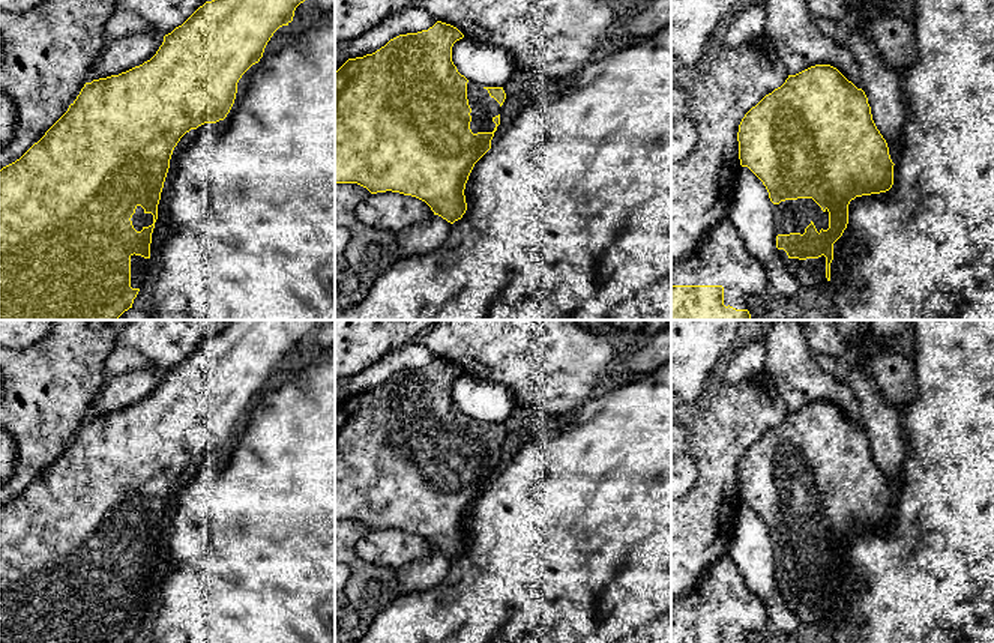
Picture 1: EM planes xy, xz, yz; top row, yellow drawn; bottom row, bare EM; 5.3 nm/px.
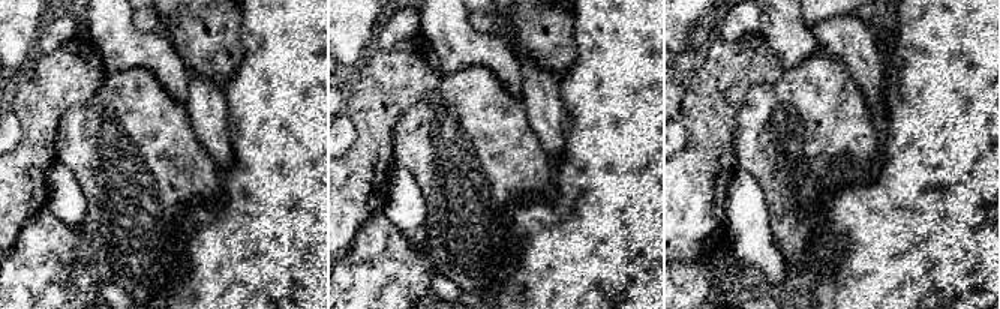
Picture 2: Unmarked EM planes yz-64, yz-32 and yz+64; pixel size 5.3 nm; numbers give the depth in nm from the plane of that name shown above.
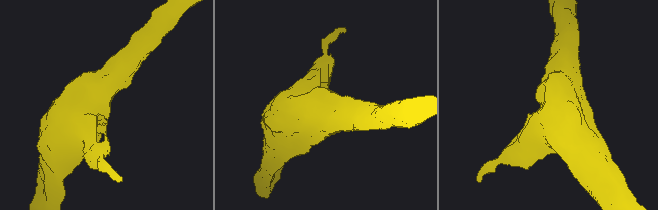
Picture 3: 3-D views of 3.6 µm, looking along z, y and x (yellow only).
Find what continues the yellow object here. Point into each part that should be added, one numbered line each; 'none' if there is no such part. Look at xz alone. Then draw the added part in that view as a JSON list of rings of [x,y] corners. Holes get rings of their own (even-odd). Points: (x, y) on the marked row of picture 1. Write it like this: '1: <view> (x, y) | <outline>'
1: xz (484, 107) | [[[473,81],[467,83],[467,99],[471,108],[471,132],[492,132],[495,128],[492,119],[499,116],[500,104],[489,96],[486,89]]]

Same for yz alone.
1: yz (792, 215) | [[[812,198],[785,200],[779,204],[773,204],[775,233],[805,233],[805,228],[812,222],[820,230],[829,228],[829,212],[823,212],[821,207]]]

